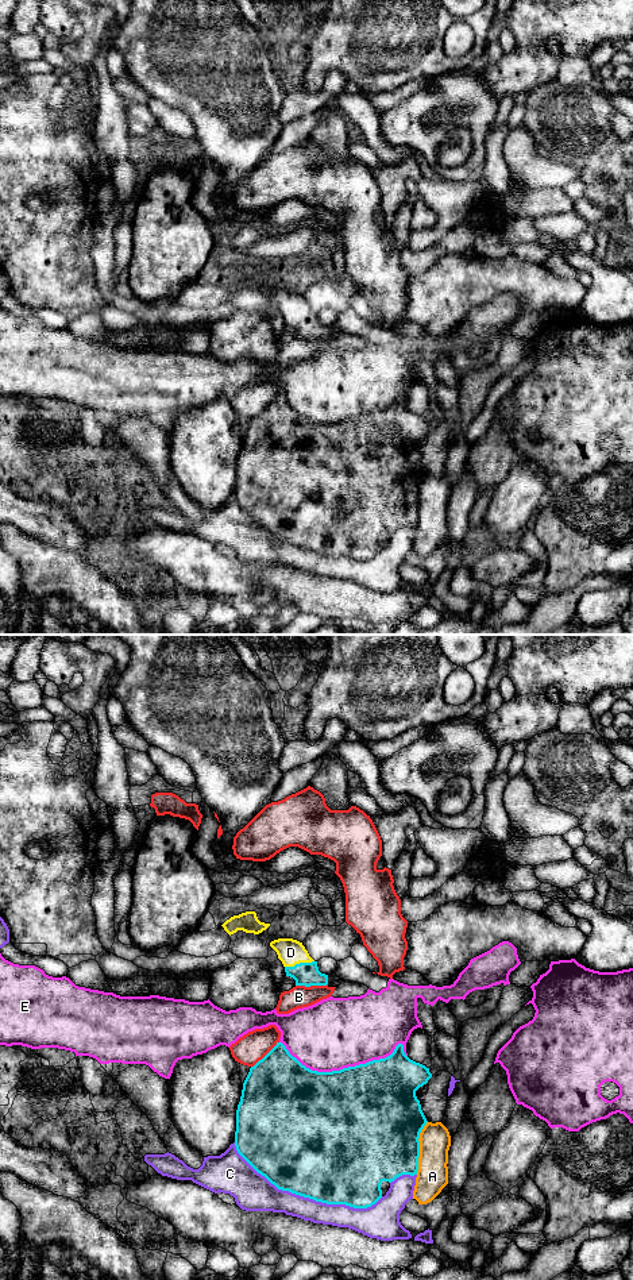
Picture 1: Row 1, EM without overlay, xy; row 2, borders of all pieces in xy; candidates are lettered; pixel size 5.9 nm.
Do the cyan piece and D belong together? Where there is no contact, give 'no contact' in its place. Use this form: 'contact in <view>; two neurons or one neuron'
contact in xy; one neuron

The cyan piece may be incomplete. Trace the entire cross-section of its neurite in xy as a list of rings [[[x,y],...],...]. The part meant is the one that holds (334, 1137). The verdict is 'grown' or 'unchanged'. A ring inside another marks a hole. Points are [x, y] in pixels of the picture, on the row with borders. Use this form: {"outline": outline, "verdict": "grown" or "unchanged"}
{"outline": [[[282,1042],[254,1067],[243,1083],[236,1110],[235,1146],[238,1153],[278,1190],[327,1204],[367,1208],[382,1198],[381,1184],[402,1175],[417,1175],[420,1133],[426,1125],[416,1091],[432,1077],[429,1068],[410,1060],[404,1045],[379,1060],[332,1072],[302,1065]]], "verdict": "unchanged"}

